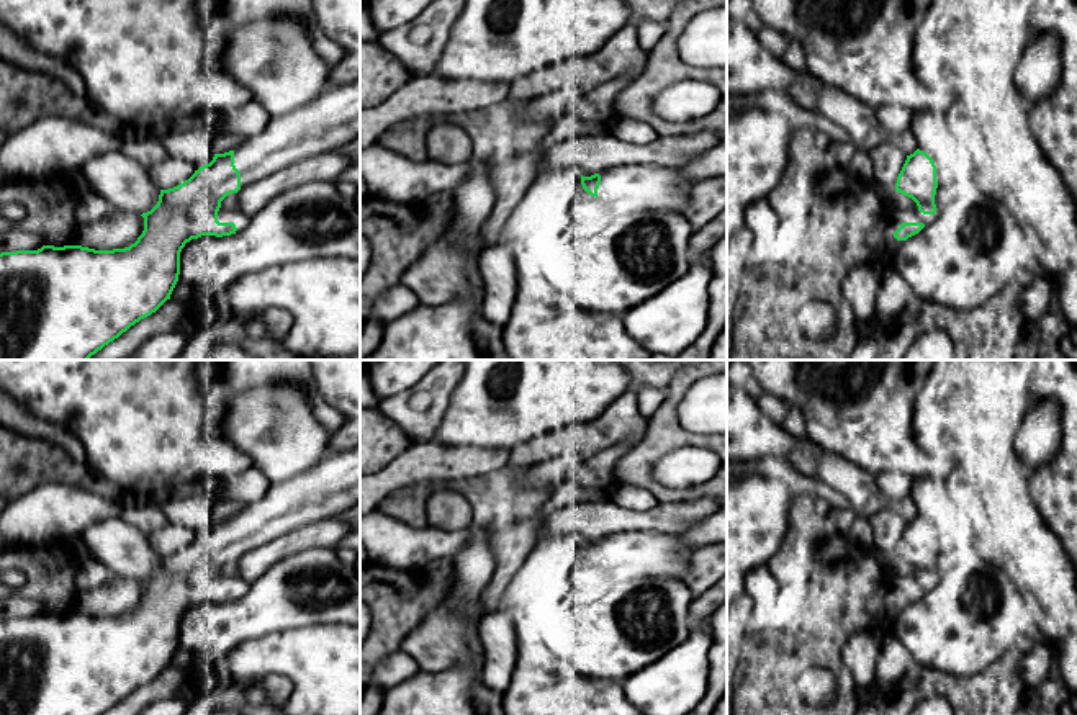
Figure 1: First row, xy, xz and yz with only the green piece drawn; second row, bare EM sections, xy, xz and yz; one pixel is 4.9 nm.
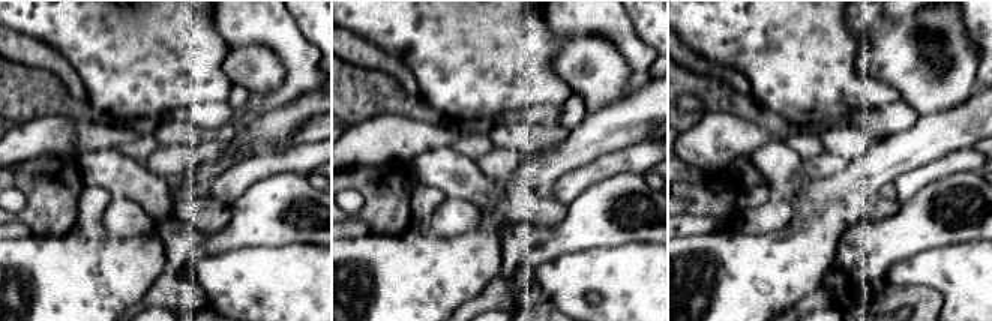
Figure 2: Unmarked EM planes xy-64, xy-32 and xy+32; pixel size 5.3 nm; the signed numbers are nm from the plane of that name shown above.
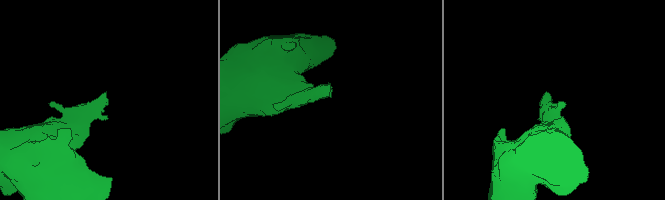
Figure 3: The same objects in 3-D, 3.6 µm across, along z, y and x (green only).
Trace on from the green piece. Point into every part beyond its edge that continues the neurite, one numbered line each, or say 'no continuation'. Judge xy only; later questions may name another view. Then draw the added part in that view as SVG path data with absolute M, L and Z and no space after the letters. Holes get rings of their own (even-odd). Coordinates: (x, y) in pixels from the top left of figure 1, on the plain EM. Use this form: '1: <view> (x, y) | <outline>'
1: xy (333, 486) | M360 445L345 452L329 452L314 468L272 484L257 502L246 504L234 515L241 555L300 527L337 517L355 504L360 504Z

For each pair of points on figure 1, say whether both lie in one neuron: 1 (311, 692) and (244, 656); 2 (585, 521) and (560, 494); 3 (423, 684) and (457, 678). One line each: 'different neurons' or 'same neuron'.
1: same neuron
2: different neurons
3: same neuron

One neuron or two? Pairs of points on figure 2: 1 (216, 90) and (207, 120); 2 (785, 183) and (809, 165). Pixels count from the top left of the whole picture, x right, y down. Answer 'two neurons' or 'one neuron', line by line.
1: two neurons
2: two neurons

